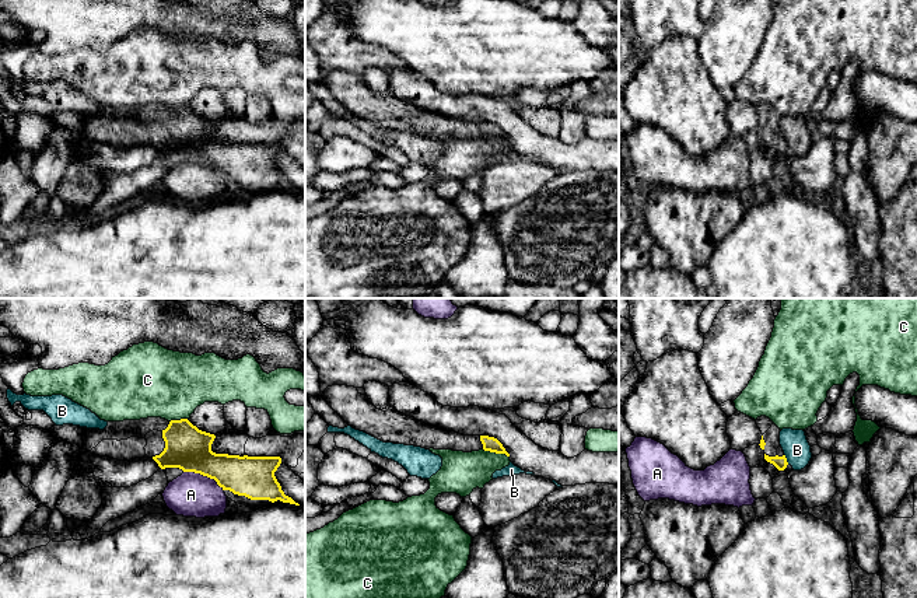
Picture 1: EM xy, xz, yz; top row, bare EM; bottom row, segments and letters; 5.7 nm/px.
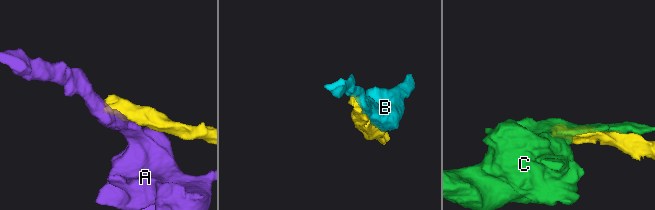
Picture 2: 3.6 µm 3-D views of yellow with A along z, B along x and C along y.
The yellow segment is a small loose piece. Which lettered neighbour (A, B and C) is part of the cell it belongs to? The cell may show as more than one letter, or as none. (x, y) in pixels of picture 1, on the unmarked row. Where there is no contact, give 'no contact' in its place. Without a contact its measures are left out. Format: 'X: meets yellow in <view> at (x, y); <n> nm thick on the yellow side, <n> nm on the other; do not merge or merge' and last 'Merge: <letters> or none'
A: meets yellow in xy at (205, 161); 260 nm thick on the yellow side, 260 nm on the other; do not merge
B: meets yellow in yz at (786, 146); 80 nm thick on the yellow side, 160 nm on the other; do not merge
C: meets yellow in xz at (496, 139); 90 nm thick on the yellow side, 240 nm on the other; do not merge
Merge: none

